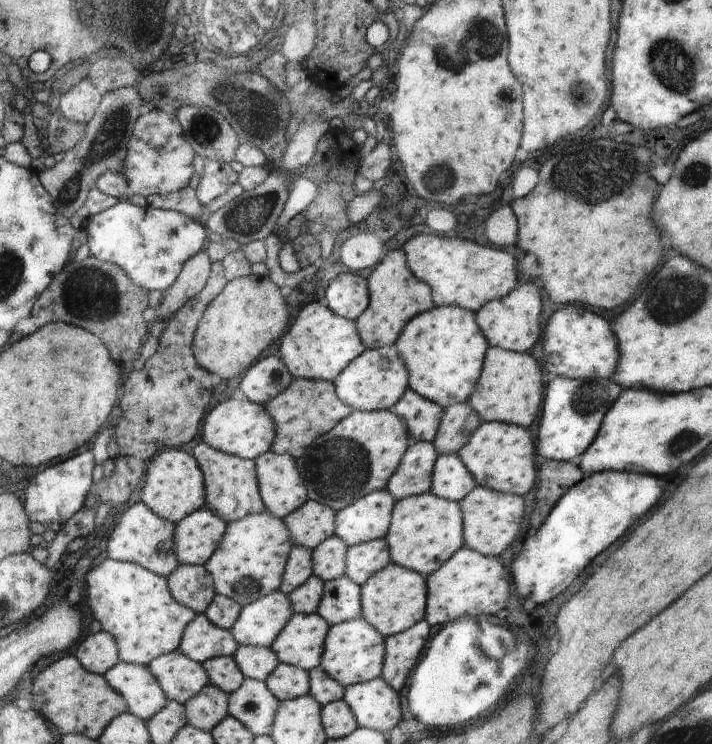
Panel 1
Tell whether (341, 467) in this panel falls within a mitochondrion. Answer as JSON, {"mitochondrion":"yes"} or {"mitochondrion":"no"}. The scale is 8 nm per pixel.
{"mitochondrion":"yes"}

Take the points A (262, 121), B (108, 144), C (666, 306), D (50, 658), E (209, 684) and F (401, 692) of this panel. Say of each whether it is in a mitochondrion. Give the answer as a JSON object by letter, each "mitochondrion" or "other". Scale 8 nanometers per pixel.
{"A":"mitochondrion","B":"mitochondrion","C":"mitochondrion","D":"other","E":"other","F":"other"}

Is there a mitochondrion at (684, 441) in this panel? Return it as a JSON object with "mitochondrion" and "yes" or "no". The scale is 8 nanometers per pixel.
{"mitochondrion":"yes"}

